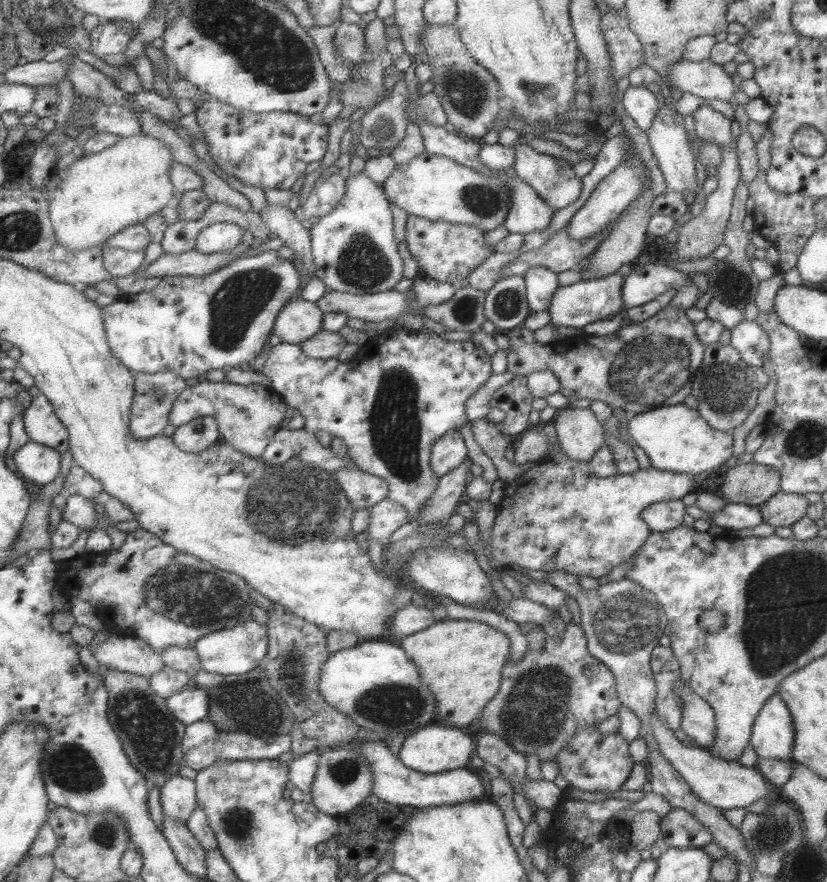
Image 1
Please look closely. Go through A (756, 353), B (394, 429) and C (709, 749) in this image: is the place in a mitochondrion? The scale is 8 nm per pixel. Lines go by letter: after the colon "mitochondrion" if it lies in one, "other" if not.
A: mitochondrion
B: mitochondrion
C: other

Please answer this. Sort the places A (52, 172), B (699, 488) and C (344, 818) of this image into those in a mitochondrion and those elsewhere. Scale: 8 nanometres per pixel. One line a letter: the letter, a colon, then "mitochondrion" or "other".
A: other
B: other
C: other

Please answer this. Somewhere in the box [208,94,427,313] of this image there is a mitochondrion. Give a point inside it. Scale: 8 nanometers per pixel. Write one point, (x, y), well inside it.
(362, 265)

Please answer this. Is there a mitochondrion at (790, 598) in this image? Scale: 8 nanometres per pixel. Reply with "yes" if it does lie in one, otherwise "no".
yes

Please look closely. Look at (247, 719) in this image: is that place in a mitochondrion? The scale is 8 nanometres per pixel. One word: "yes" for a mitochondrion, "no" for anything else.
no

